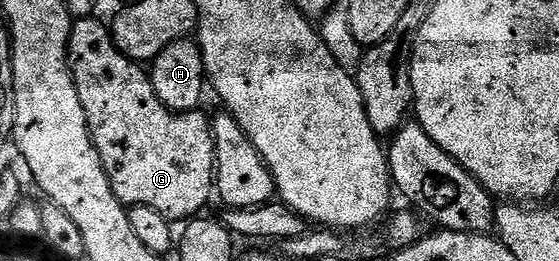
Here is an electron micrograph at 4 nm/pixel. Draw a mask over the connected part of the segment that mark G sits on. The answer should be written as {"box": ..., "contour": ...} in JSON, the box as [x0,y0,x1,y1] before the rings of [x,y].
{"box":[69,17,215,221],"contour":[[[97,17],[88,19],[78,19],[74,22],[71,33],[69,34],[69,72],[73,75],[73,80],[77,86],[79,93],[79,101],[83,105],[83,113],[87,117],[87,125],[89,126],[89,136],[93,138],[95,149],[101,158],[103,169],[107,173],[107,177],[111,181],[111,189],[115,193],[115,197],[121,203],[124,203],[126,208],[138,207],[139,205],[147,205],[151,209],[163,213],[163,217],[170,221],[188,221],[194,217],[200,216],[201,211],[209,203],[209,198],[212,200],[215,195],[215,157],[213,156],[213,133],[211,130],[211,119],[207,114],[204,115],[204,110],[196,111],[169,111],[159,101],[159,97],[153,88],[153,81],[148,70],[145,71],[140,62],[131,60],[118,49],[113,43],[113,36],[110,28],[105,27],[97,20]]]}

